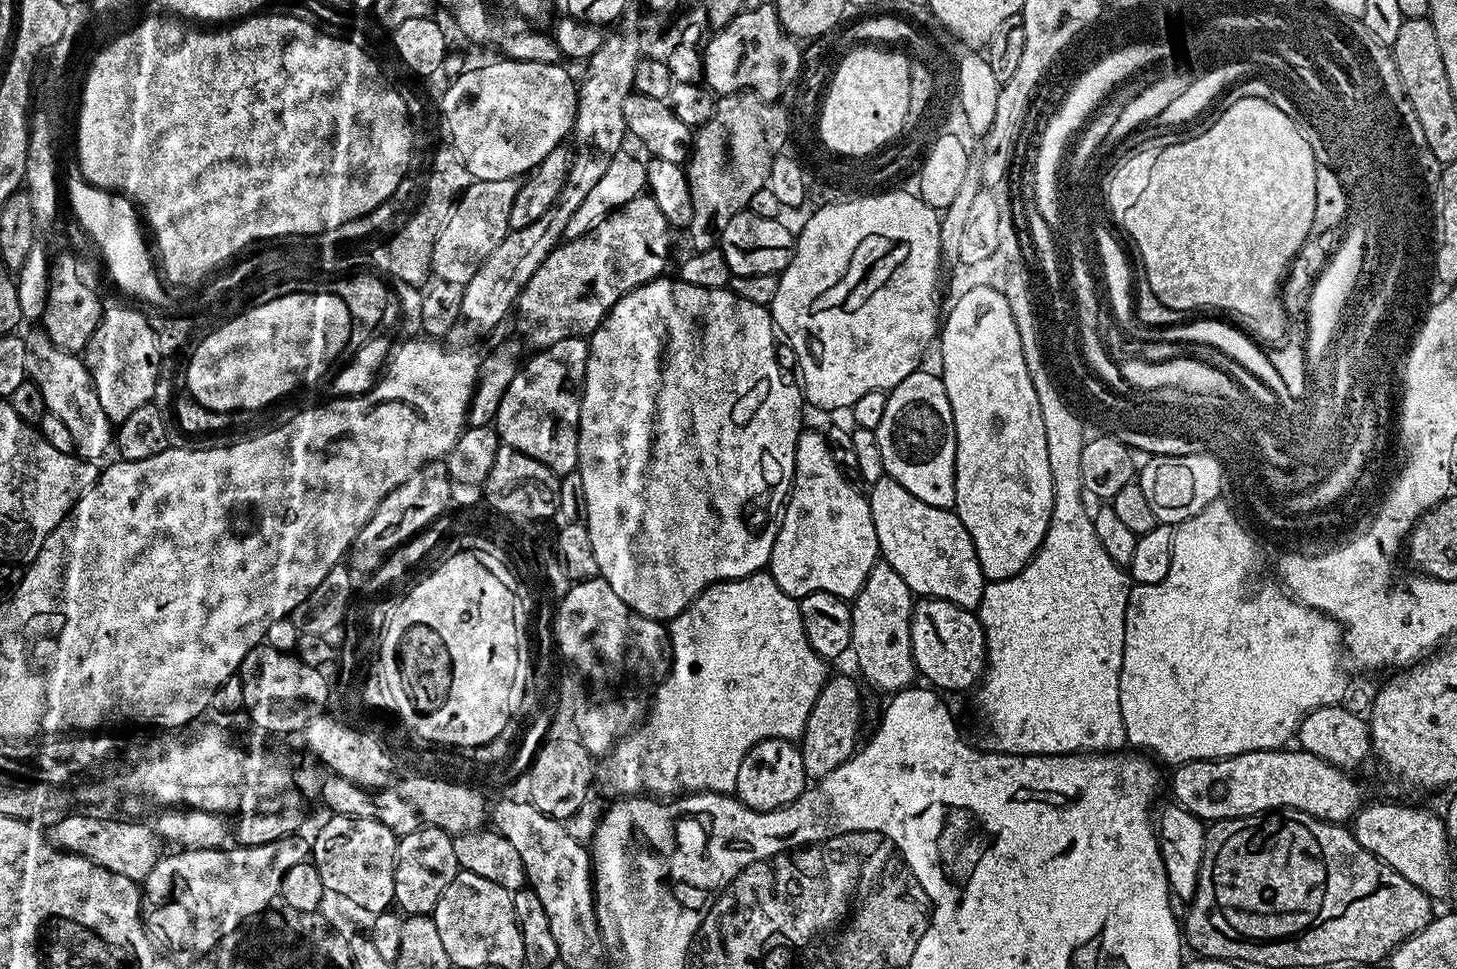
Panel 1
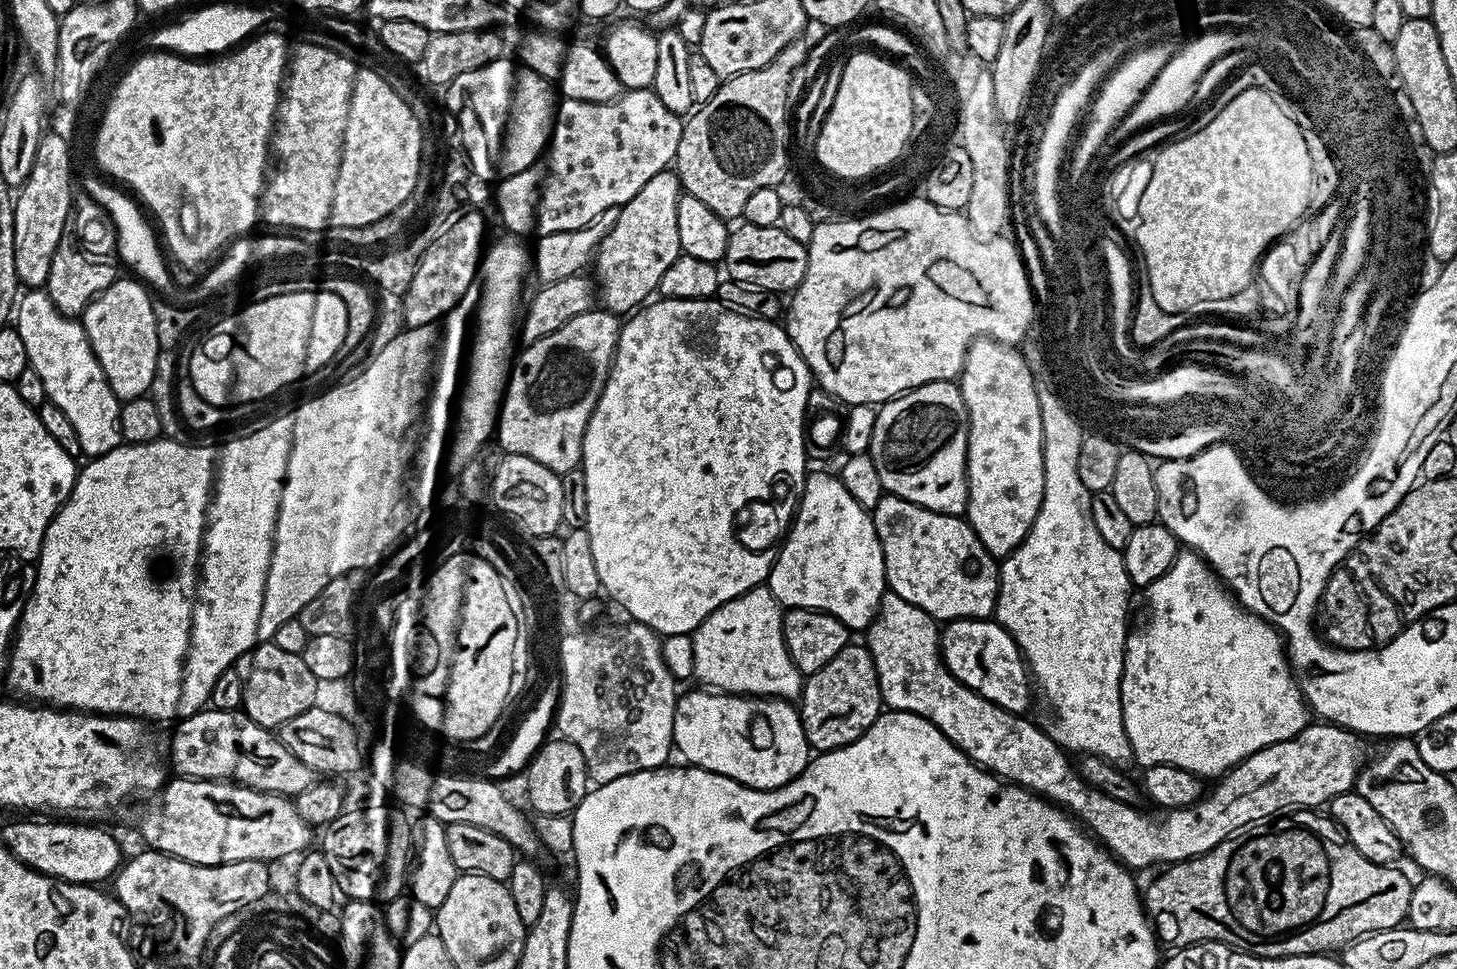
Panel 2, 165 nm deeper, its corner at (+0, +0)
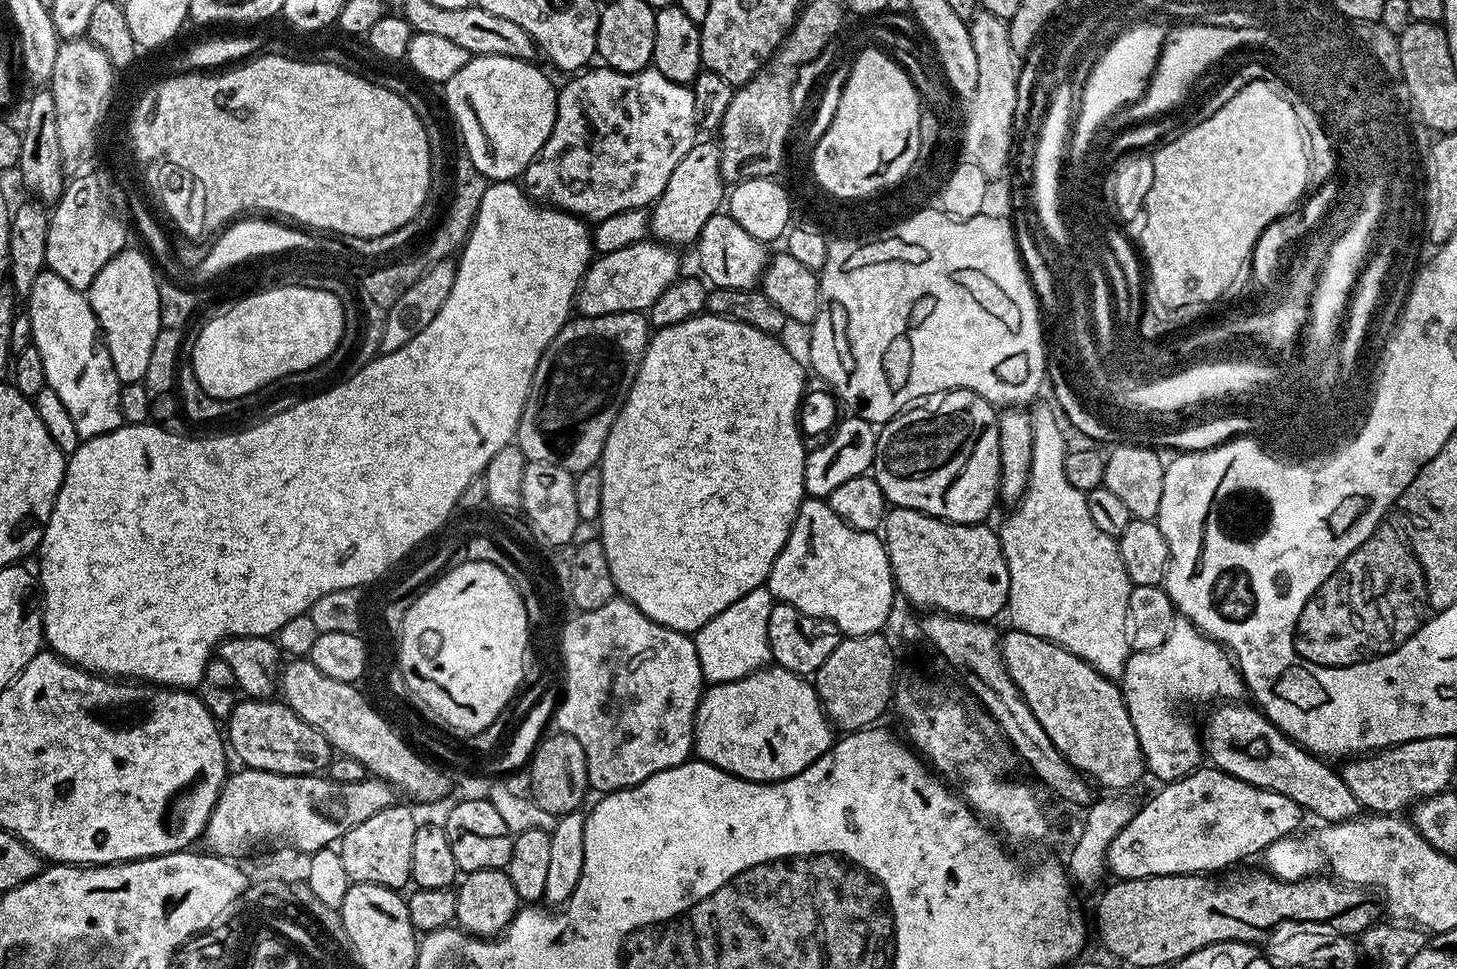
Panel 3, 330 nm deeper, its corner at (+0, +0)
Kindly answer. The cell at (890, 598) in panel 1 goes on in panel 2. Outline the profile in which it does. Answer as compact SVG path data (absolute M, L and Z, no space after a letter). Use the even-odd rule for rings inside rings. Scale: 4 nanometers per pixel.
M890 590L885 591L882 602L876 611L876 617L872 619L872 625L867 628L866 646L870 650L870 654L874 658L874 666L878 670L878 686L880 687L880 699L891 711L894 712L909 712L910 714L918 714L922 718L926 718L930 722L934 722L934 726L938 726L938 730L942 730L942 734L946 734L946 738L950 738L950 742L954 742L954 746L958 746L960 752L964 752L972 759L973 764L980 765L986 771L992 773L994 776L999 776L1001 780L1009 784L1017 784L1019 788L1027 788L1028 791L1036 793L1037 796L1043 798L1047 803L1054 804L1058 808L1063 808L1065 812L1071 814L1103 847L1107 848L1125 868L1129 870L1137 870L1136 868L1148 868L1151 864L1160 864L1159 866L1167 866L1176 864L1179 860L1192 860L1195 856L1206 854L1210 850L1214 850L1214 846L1218 846L1218 842L1222 842L1226 838L1236 835L1237 832L1243 832L1251 829L1253 826L1259 825L1261 822L1271 821L1273 818L1279 817L1281 814L1287 813L1289 809L1292 810L1316 810L1321 806L1319 804L1327 805L1338 794L1343 792L1350 792L1355 789L1356 777L1360 775L1362 767L1362 759L1360 760L1360 740L1361 737L1355 732L1349 732L1347 728L1340 728L1337 724L1330 724L1327 722L1310 722L1303 730L1294 738L1290 738L1286 742L1274 742L1274 746L1266 746L1262 750L1258 750L1258 754L1250 754L1250 758L1246 758L1237 764L1230 772L1224 773L1215 781L1216 784L1207 789L1206 795L1197 800L1195 804L1191 804L1188 808L1173 808L1165 811L1161 820L1155 820L1152 816L1147 816L1144 812L1139 812L1139 807L1131 804L1123 804L1113 798L1107 796L1105 792L1100 791L1098 788L1091 788L1084 779L1080 777L1079 772L1076 770L1075 763L1070 762L1069 753L1061 748L1059 744L1055 744L1051 736L1043 727L1040 728L1036 724L1031 724L1027 719L1029 718L1024 714L1017 714L1014 712L1007 712L1002 706L998 706L994 702L990 702L986 698L982 698L974 690L970 690L962 682L958 682L954 678L954 674L950 674L950 670L944 664L944 659L940 653L940 633L941 629L938 627L938 621L930 614L926 614L926 610L922 610L918 606L914 606L914 602L906 602L906 598L898 598L898 594L894 594Z

